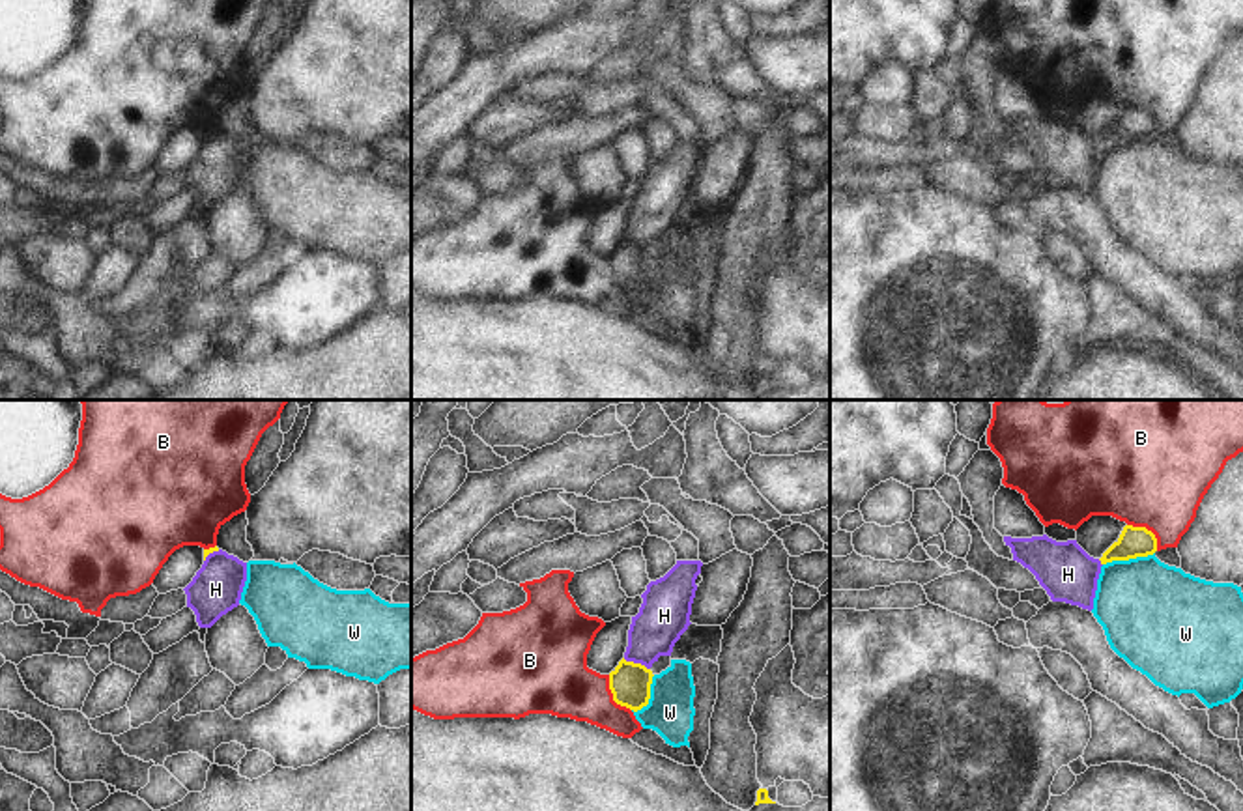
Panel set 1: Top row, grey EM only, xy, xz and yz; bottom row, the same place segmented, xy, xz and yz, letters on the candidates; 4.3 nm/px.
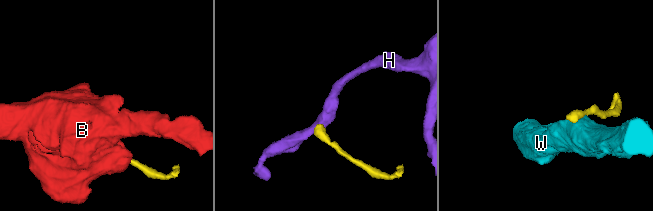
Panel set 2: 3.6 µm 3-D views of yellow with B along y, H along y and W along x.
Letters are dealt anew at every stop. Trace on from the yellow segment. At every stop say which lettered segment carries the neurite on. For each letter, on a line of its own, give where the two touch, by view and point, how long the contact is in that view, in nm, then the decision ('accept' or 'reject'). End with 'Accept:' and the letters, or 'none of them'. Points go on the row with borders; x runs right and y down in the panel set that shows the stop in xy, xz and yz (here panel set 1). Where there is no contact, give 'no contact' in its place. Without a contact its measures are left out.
B: contact xz (614, 696); length 190 nm; reject
H: contact xz (636, 664); length 130 nm; reject
W: contact yz (1128, 559); length 240 nm; reject
Accept: none of them

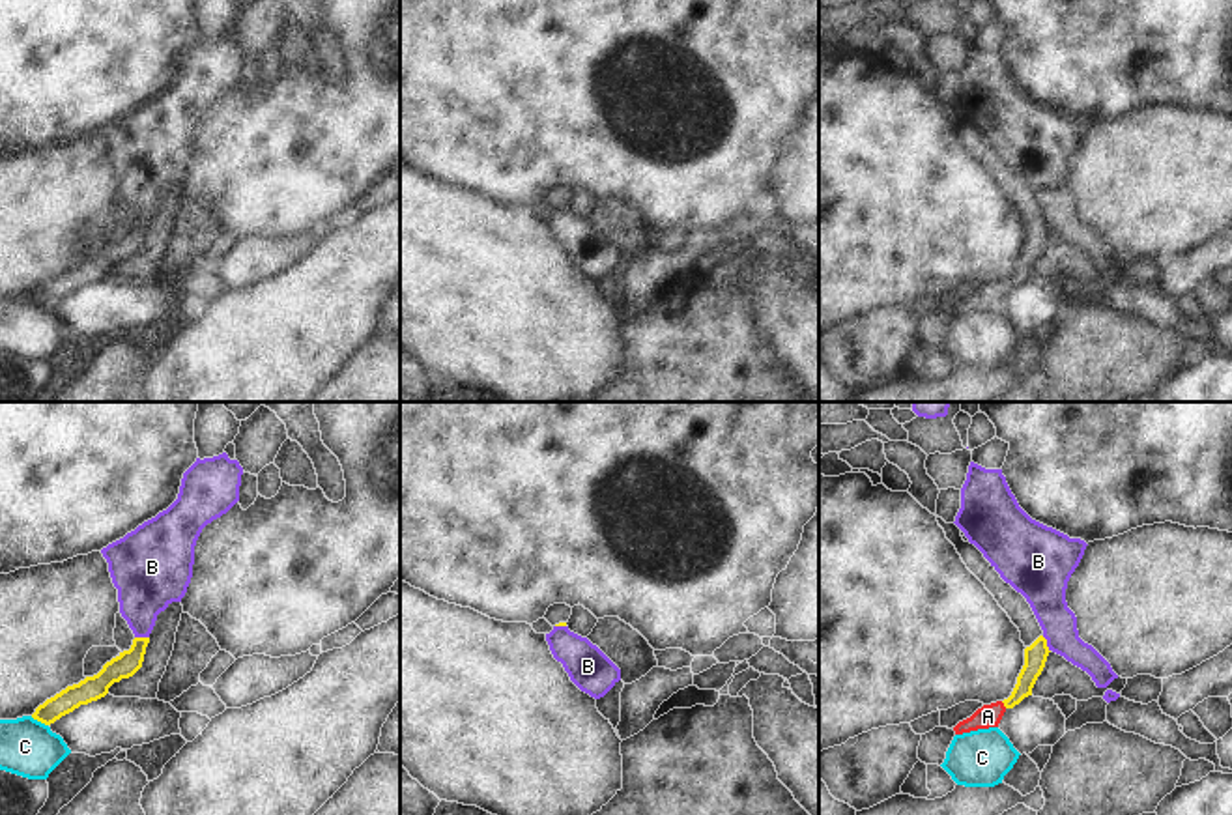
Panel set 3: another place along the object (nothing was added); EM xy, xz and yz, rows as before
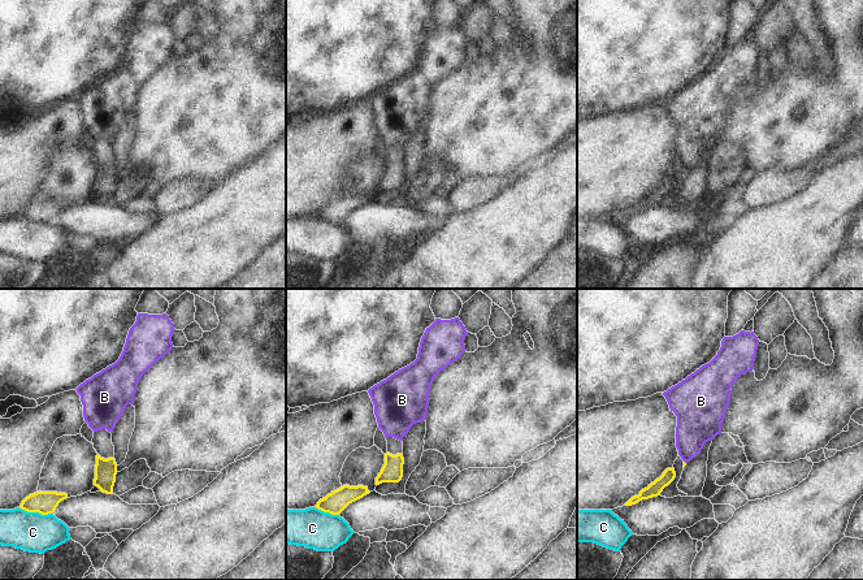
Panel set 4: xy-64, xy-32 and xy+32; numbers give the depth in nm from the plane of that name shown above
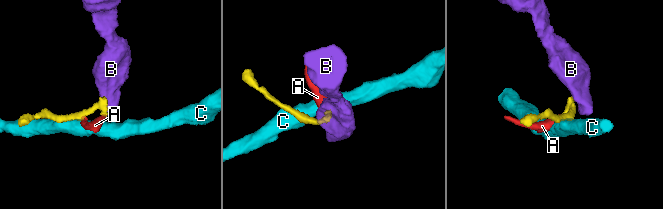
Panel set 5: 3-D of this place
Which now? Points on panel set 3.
A: contact yz (1004, 705); length 40 nm; accept
B: contact yz (1045, 643); length 80 nm; reject
C: contact xy (40, 720); length 90 nm; reject
Accept: A

